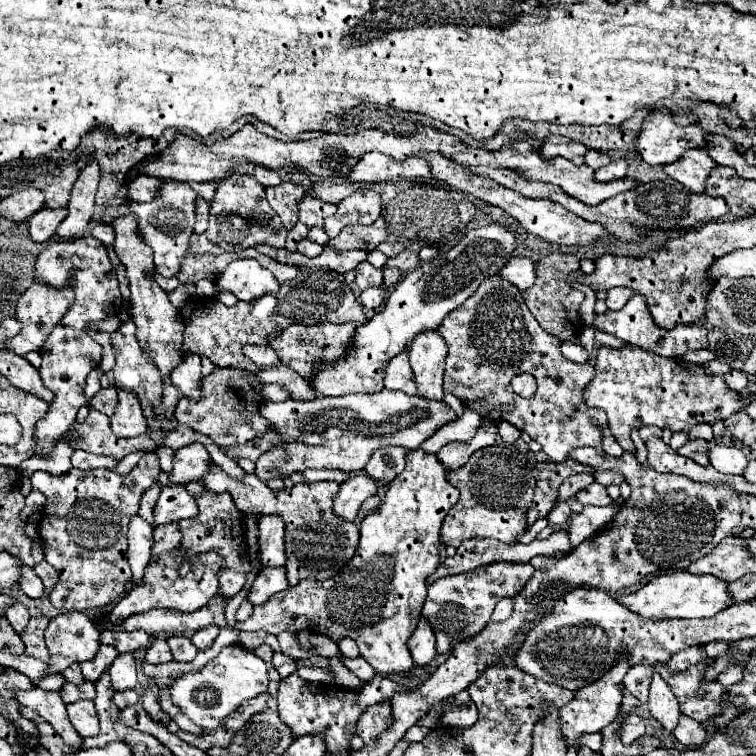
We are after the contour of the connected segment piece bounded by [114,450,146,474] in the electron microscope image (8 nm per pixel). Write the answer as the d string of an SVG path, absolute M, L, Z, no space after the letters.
M132 452L132 454L128 454L126 458L122 458L118 464L116 464L116 468L114 468L114 472L120 472L120 474L126 474L126 472L130 472L134 466L136 466L136 462L142 458L142 456L146 456L146 452Z

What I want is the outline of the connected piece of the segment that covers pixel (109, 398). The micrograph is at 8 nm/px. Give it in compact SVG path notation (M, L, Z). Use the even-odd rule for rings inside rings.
M110 386L106 390L100 390L92 400L90 400L90 406L96 408L98 412L104 412L106 416L112 416L112 412L116 410L118 406L118 390L116 386Z

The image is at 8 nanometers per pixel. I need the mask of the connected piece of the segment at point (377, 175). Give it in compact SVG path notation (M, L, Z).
M368 152L350 170L346 180L348 182L382 182L382 180L392 180L392 176L396 180L396 168L392 168L392 158L378 152Z

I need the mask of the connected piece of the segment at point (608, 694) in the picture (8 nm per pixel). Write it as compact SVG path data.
M618 656L618 664L614 664L614 668L610 668L610 672L606 672L602 678L594 680L592 684L580 688L578 692L574 692L574 698L564 704L560 708L560 720L562 720L562 732L564 738L568 742L568 746L580 746L578 736L584 732L600 732L602 728L606 728L610 722L614 722L614 718L620 712L620 704L624 698L624 690L622 690L622 680L626 676L626 672L630 670L630 660L626 660L626 656Z

